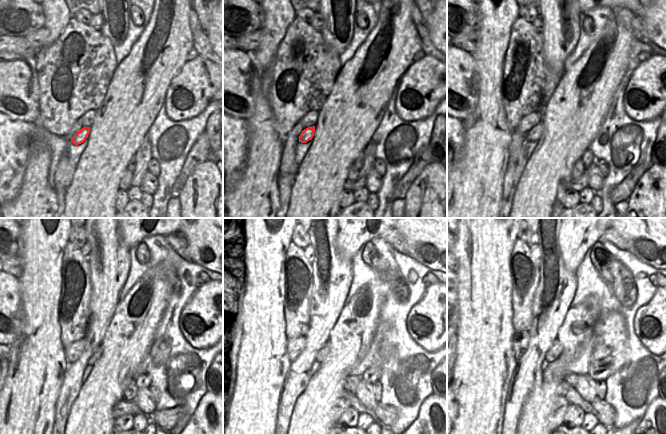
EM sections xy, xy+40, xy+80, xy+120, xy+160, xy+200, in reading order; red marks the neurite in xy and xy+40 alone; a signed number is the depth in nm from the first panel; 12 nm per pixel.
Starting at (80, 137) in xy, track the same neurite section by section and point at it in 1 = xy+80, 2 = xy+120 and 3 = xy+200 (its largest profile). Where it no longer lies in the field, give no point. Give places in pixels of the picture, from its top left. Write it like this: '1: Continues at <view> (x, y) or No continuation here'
1: Continues at xy+80 (534, 134)
2: Continues at xy+120 (98, 352)
3: Continues at xy+200 (556, 349).

